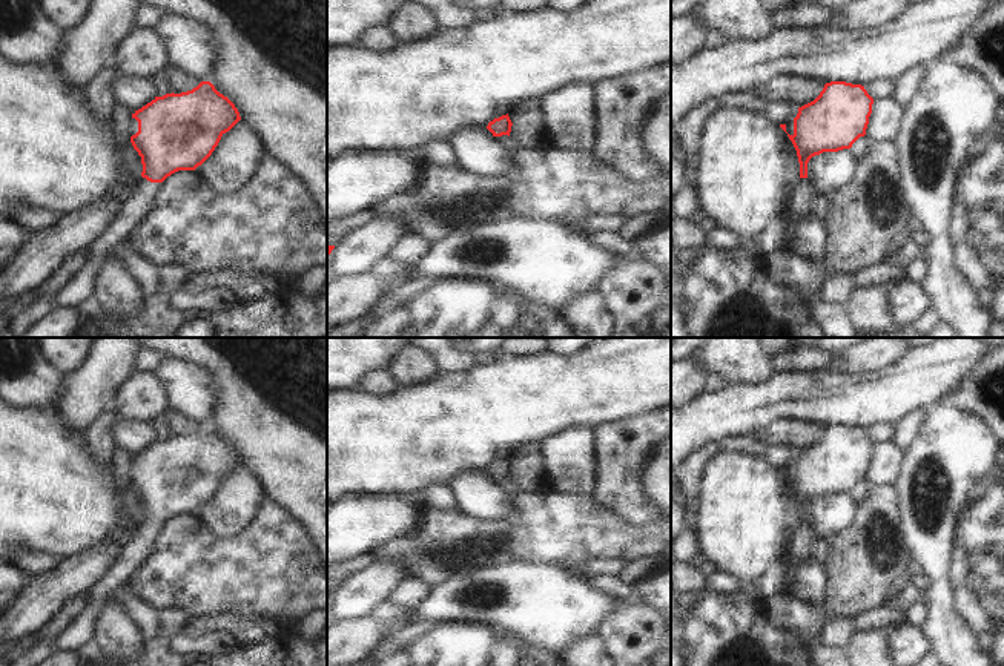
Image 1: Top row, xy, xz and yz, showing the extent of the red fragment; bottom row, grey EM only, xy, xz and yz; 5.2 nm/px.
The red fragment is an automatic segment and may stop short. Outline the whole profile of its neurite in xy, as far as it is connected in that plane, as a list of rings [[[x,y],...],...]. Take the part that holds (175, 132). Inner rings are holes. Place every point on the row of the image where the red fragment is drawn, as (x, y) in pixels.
[[[210,81],[181,94],[155,97],[132,114],[138,132],[130,137],[143,172],[134,193],[123,201],[107,229],[89,244],[84,265],[52,298],[54,308],[75,308],[94,295],[98,265],[114,246],[127,241],[146,215],[158,183],[178,170],[195,170],[215,150],[221,137],[239,120],[235,104]]]

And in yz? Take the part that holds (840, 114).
[[[831,81],[814,101],[798,107],[794,134],[788,134],[800,163],[800,180],[789,207],[797,218],[807,213],[814,196],[814,186],[807,180],[809,160],[823,152],[850,149],[866,135],[872,104],[874,98],[864,86]]]

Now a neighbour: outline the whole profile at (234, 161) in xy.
[[[239,120],[195,172],[215,193],[232,195],[249,183],[264,152],[258,135]]]

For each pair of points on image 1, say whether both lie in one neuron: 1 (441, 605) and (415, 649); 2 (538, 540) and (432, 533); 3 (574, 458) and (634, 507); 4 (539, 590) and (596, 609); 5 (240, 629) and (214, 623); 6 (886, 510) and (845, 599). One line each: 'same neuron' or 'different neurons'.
1: different neurons
2: same neuron
3: different neurons
4: same neuron
5: same neuron
6: same neuron

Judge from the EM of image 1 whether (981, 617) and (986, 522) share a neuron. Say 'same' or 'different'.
same

